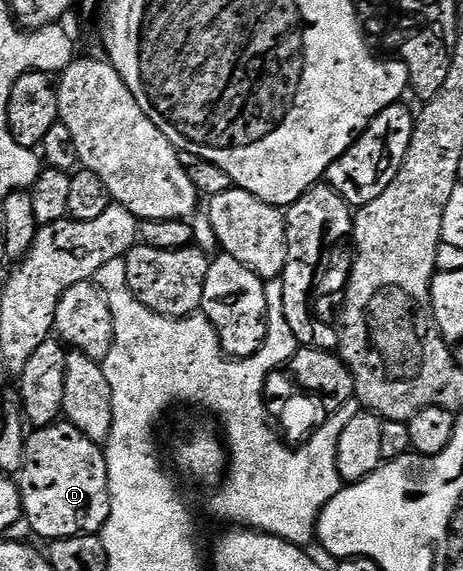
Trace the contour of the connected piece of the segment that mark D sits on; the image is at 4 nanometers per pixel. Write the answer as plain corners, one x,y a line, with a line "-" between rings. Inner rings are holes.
67,421
53,423
50,427
40,427
31,430
26,436
26,460
22,466
16,482
22,494
22,513
25,522
30,522
30,527
43,541
59,539
60,537
76,537
77,535
96,535
105,528
110,512
110,490
108,489
108,469
106,468
106,452
97,443
93,443
80,431

